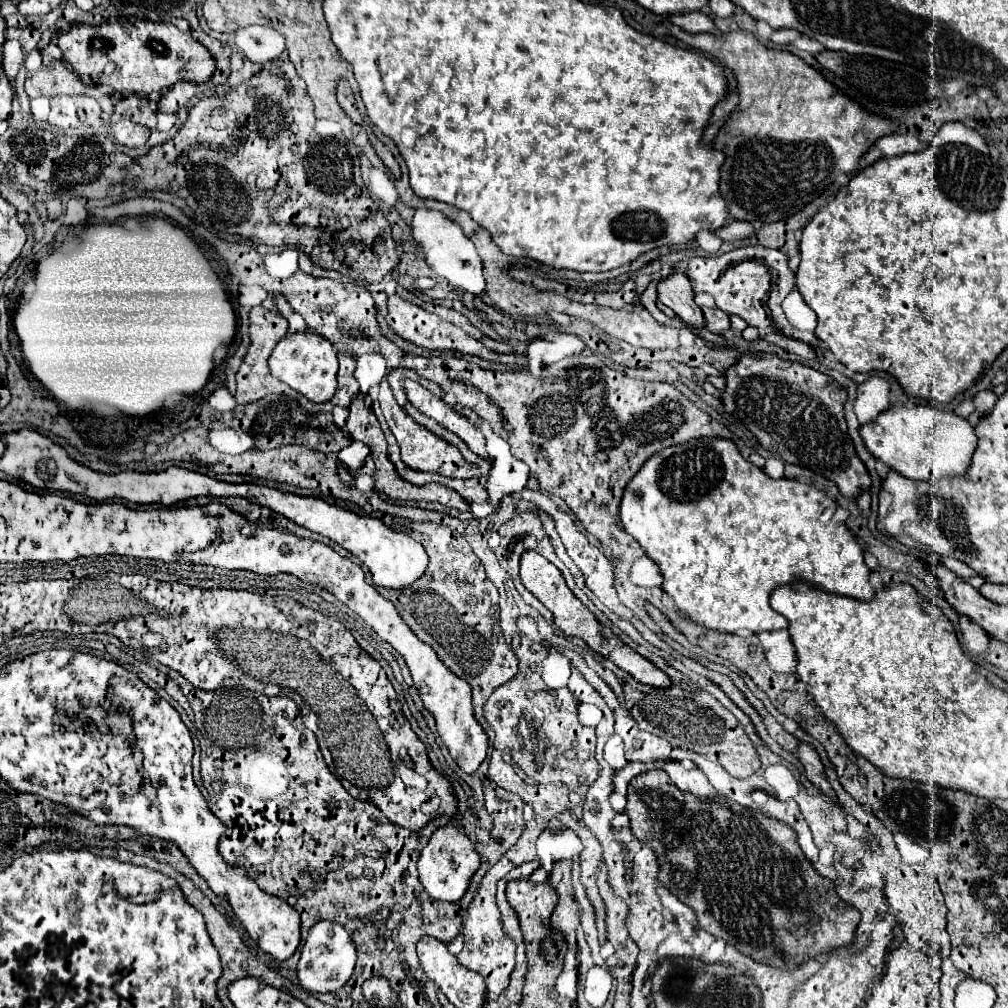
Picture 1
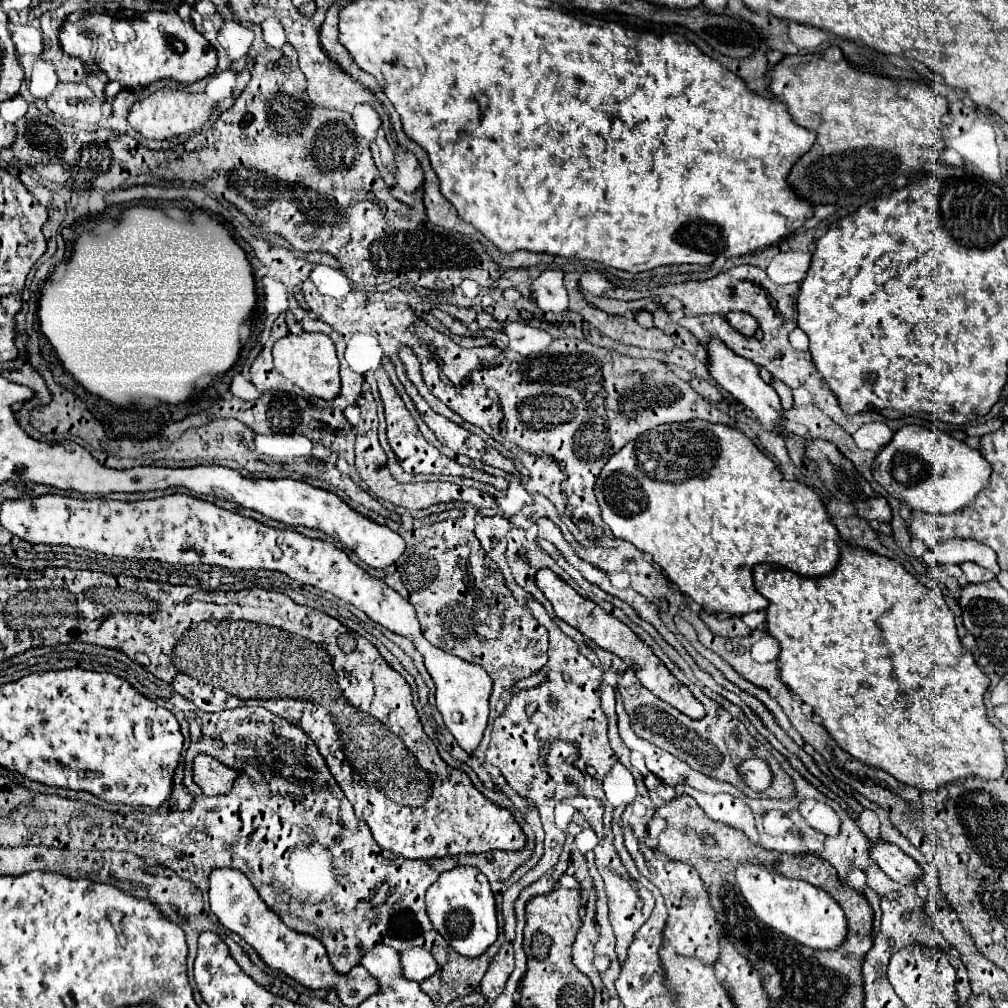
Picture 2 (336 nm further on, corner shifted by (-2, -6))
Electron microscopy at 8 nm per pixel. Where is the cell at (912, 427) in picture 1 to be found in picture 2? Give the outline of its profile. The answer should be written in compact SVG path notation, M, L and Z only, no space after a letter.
M905 425L875 457L873 475L889 495L905 501L911 509L929 513L955 513L967 507L967 503L971 503L987 487L991 465L981 457L977 449L971 449L963 441L953 439L943 431Z

